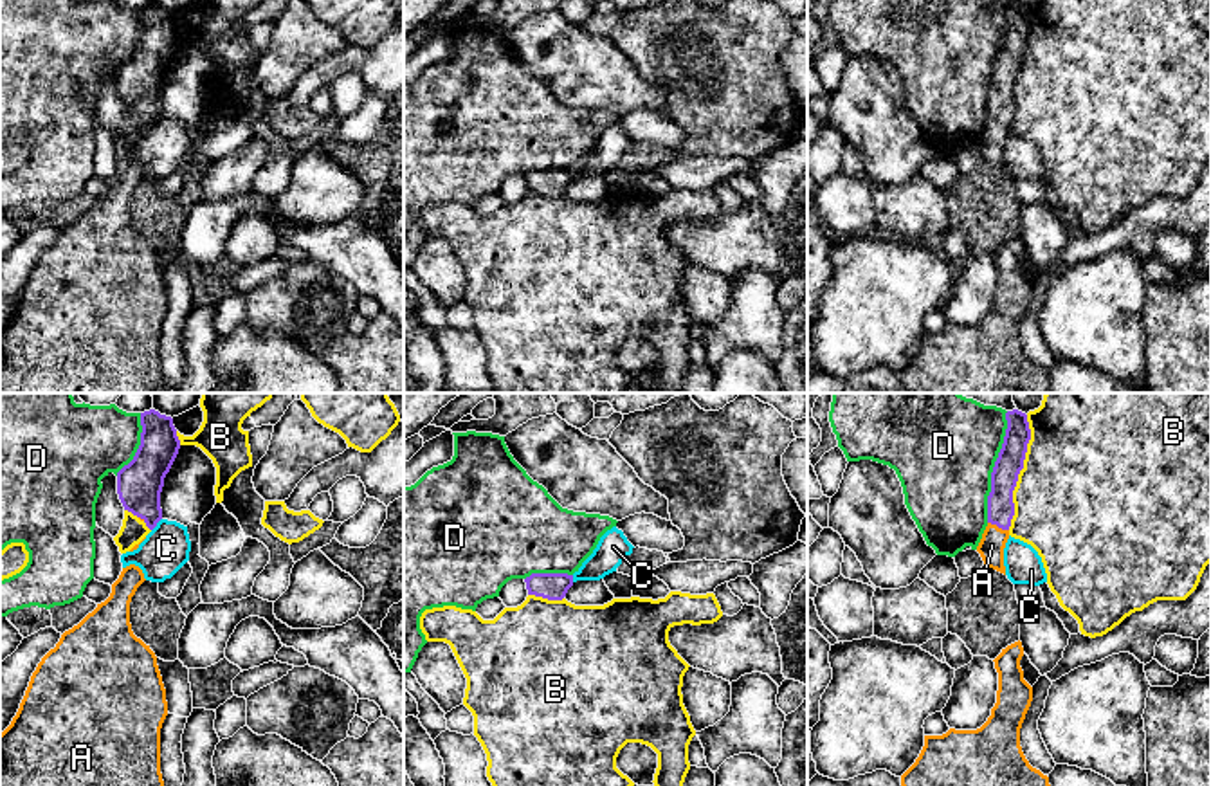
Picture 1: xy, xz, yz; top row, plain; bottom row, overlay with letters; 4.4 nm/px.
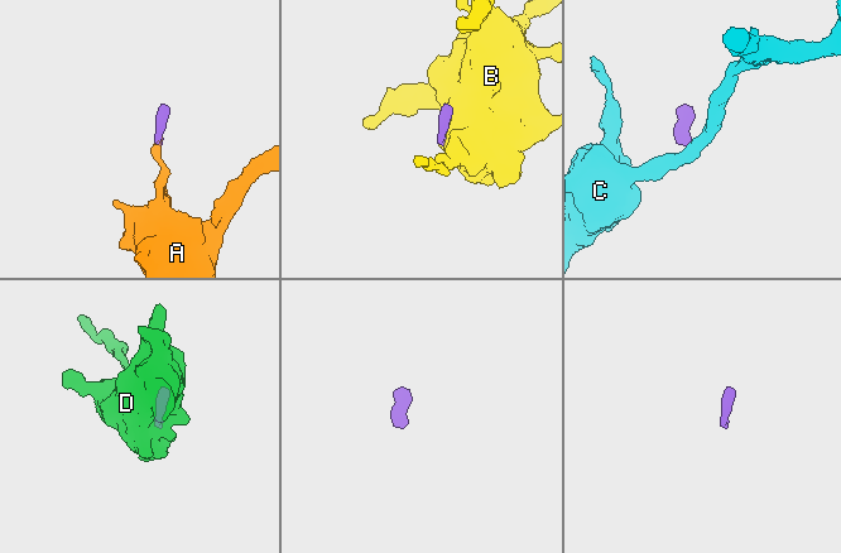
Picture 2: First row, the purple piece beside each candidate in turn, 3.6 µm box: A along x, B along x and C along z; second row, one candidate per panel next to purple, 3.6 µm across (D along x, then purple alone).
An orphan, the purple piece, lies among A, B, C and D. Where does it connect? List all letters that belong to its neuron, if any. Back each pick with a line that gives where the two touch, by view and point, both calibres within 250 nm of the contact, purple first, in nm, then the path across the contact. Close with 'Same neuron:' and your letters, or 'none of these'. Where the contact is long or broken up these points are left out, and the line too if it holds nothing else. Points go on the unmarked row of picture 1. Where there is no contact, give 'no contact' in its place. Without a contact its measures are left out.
A: contact yz (999, 123); calibres 130 and 120 nm; way yz (1001, 105), (999, 123), (992, 141)
Same neuron: A

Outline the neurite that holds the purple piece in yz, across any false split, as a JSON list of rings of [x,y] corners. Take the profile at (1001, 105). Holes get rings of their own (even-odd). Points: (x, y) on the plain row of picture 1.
[[[1013,5],[1006,9],[1007,25],[1002,45],[991,69],[991,88],[988,92],[988,123],[977,142],[984,160],[1006,171],[1004,144],[1015,112],[1013,87],[1024,65],[1031,25],[1027,11]]]

